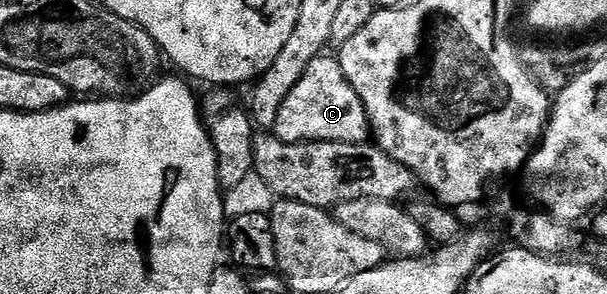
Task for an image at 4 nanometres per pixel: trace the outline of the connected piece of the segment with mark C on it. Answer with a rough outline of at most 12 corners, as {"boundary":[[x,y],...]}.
{"boundary":[[320,56],[272,132],[290,144],[371,137],[337,57]]}

